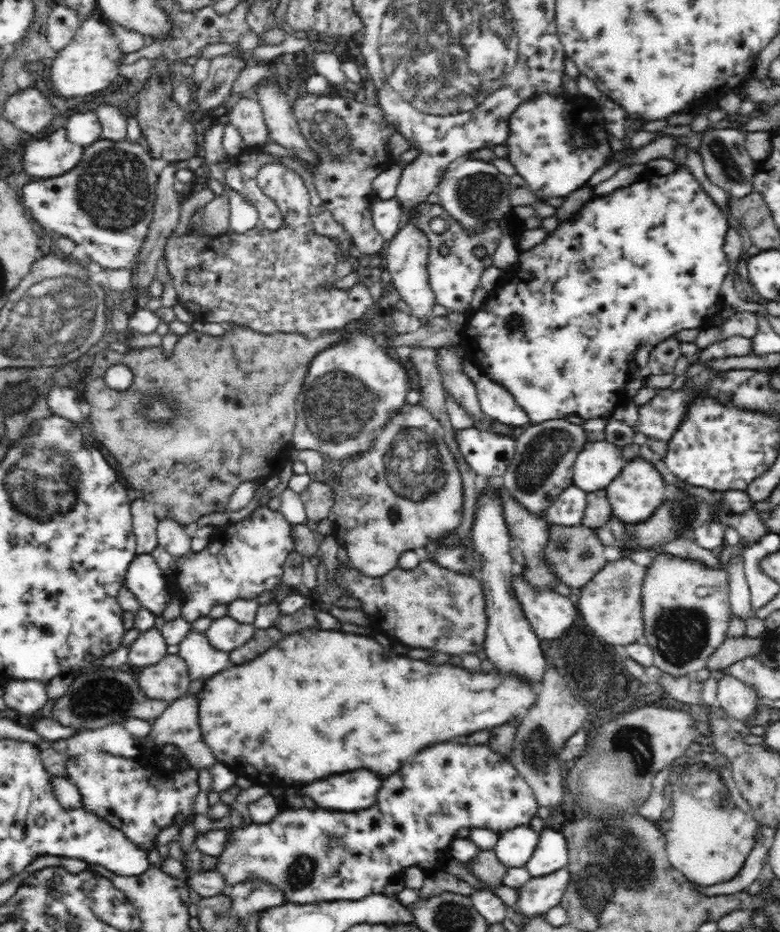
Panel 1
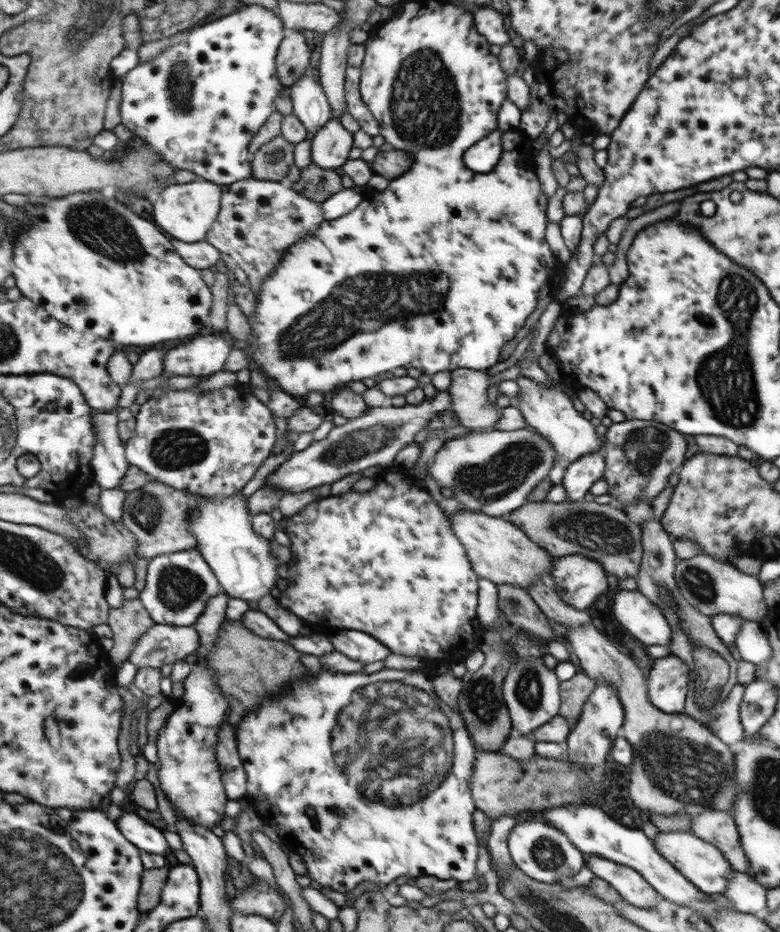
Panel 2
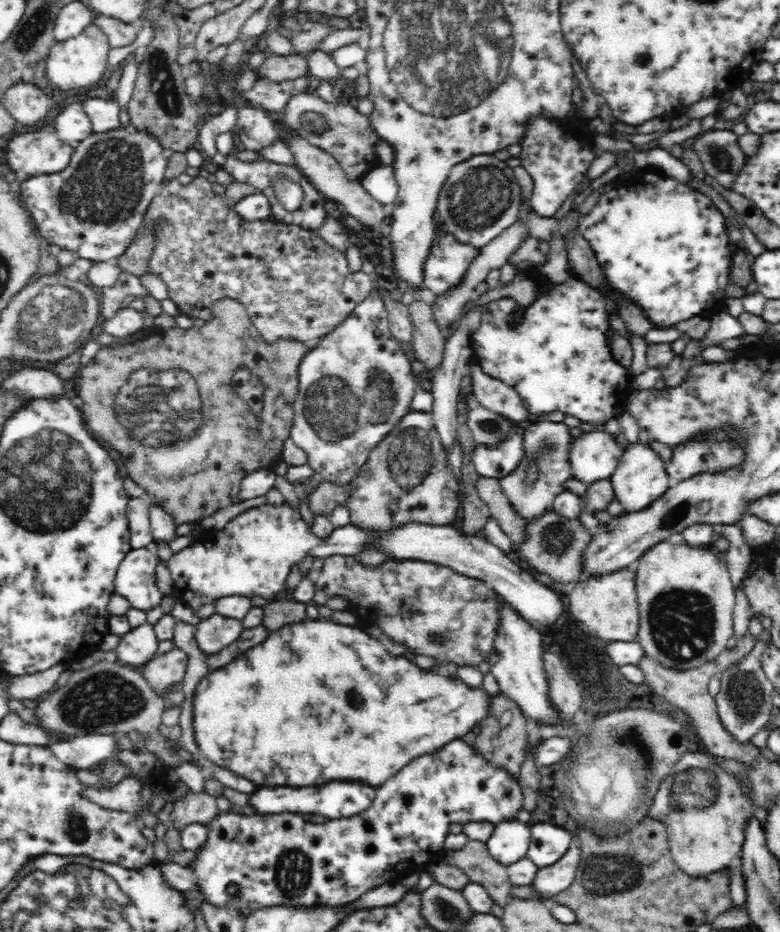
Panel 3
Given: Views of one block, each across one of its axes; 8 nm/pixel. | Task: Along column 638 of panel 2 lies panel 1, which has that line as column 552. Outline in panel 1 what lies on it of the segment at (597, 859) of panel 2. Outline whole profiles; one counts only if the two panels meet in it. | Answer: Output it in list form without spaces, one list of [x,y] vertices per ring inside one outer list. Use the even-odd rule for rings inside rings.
[[[568,865],[558,868],[546,876],[531,878],[518,891],[514,909],[523,916],[545,915],[550,908],[561,904],[561,899],[569,887]]]

